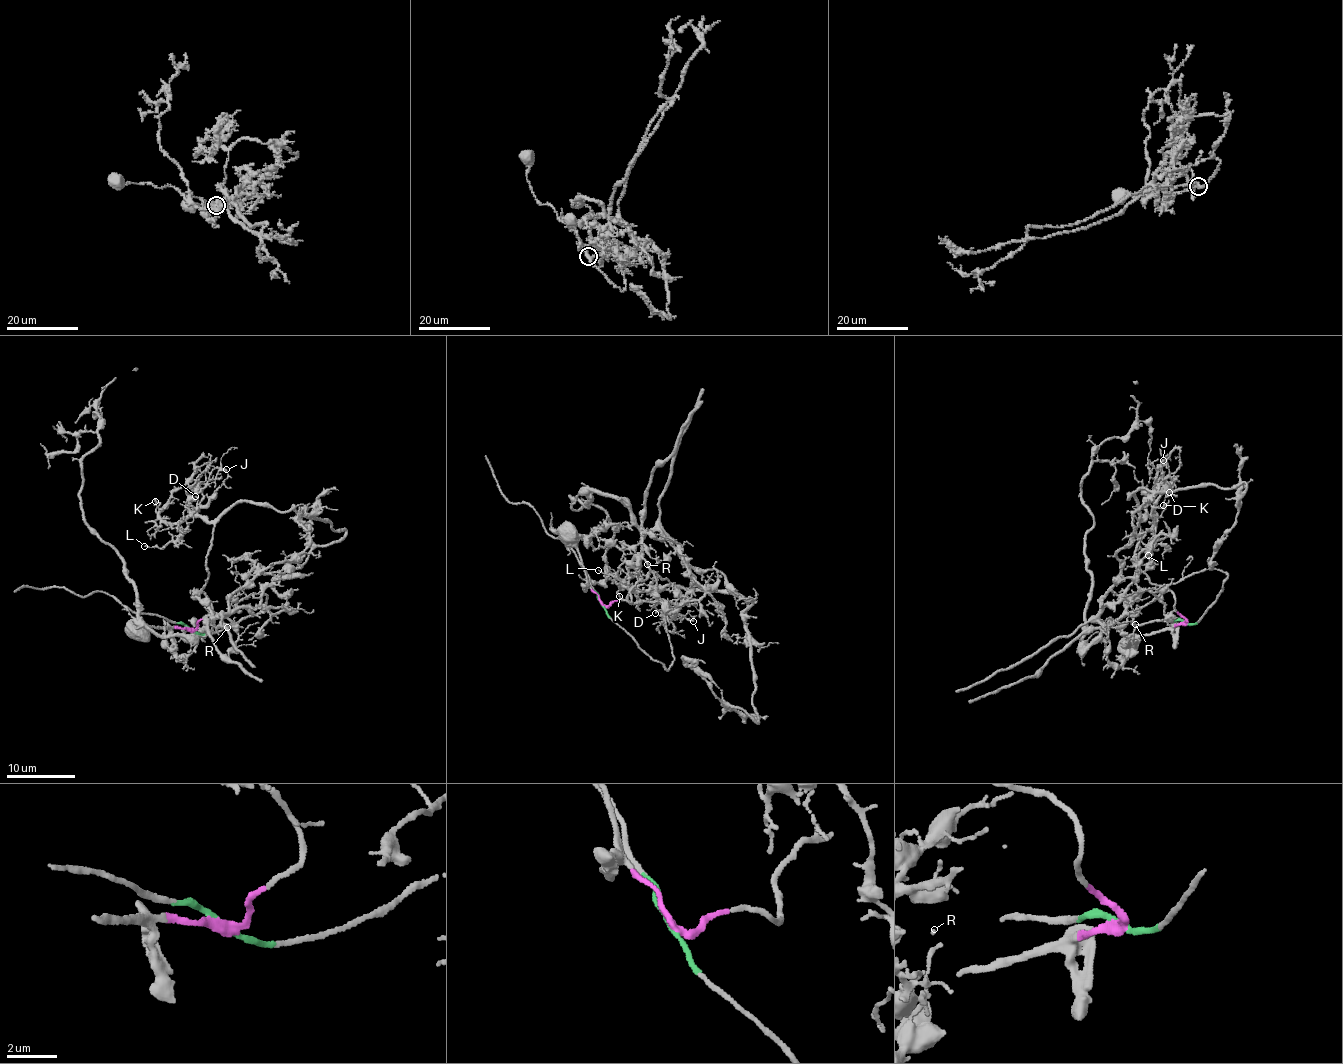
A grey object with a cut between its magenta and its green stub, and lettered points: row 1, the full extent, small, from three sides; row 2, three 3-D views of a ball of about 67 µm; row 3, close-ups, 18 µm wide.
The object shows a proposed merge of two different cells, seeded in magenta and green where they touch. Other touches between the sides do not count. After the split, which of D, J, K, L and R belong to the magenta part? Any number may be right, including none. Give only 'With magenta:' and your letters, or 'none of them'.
With magenta: D, J, K, L

